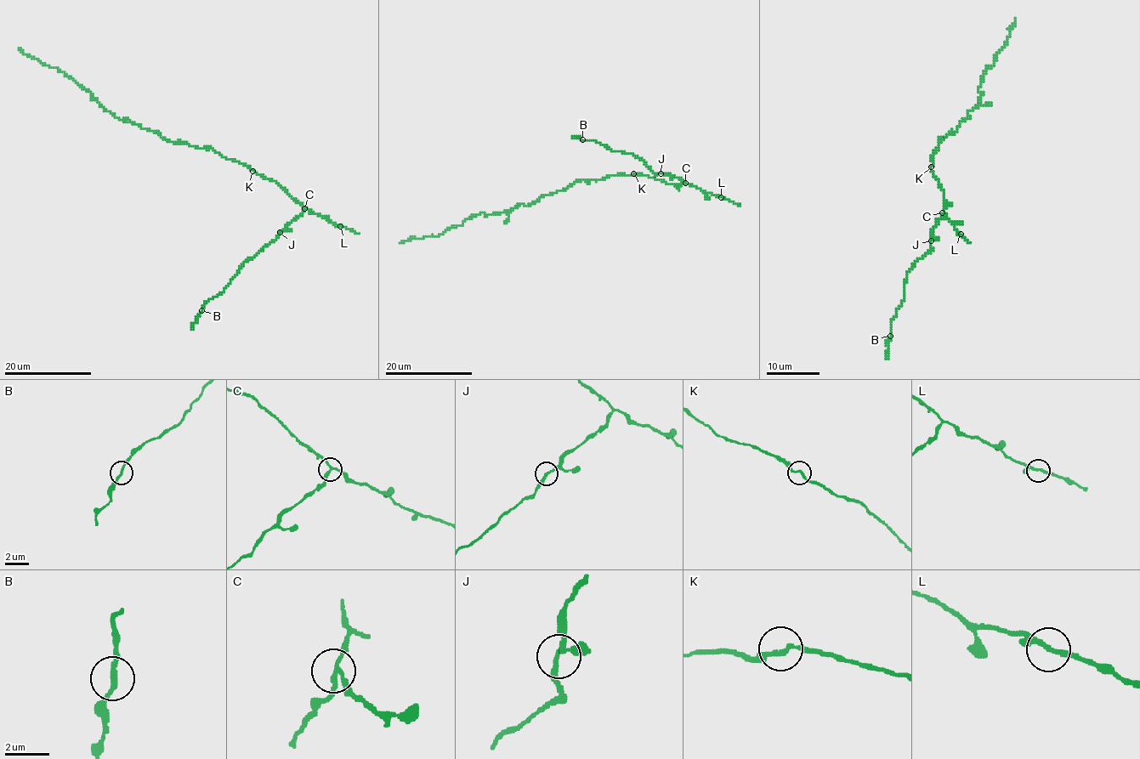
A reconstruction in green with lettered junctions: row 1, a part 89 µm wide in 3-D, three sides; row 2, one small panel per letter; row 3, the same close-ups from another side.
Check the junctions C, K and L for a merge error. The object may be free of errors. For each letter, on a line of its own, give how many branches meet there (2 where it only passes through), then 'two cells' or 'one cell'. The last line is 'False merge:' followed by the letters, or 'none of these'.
C: 3 branches meet; two cells
K: 2 branches meet; one cell
L: 3 branches meet; one cell
False merge: C

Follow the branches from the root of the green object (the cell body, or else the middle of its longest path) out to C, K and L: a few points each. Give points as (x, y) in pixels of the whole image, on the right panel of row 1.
C: (932, 155), (931, 171), (944, 193), (945, 206), (942, 212)
K: (932, 155), (933, 164), (931, 167)
L: (932, 155), (931, 171), (944, 193), (944, 216), (961, 234)

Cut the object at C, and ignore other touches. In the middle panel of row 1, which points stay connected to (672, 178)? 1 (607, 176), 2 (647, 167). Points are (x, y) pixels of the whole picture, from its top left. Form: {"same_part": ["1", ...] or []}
{"same_part": ["2"]}

